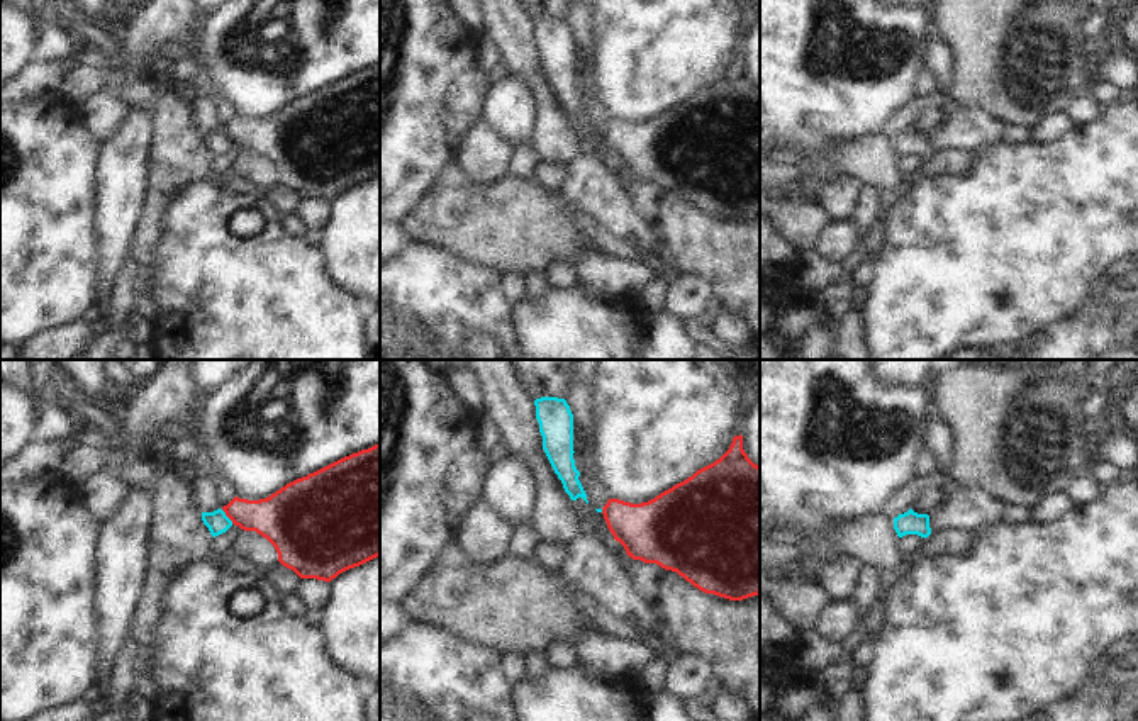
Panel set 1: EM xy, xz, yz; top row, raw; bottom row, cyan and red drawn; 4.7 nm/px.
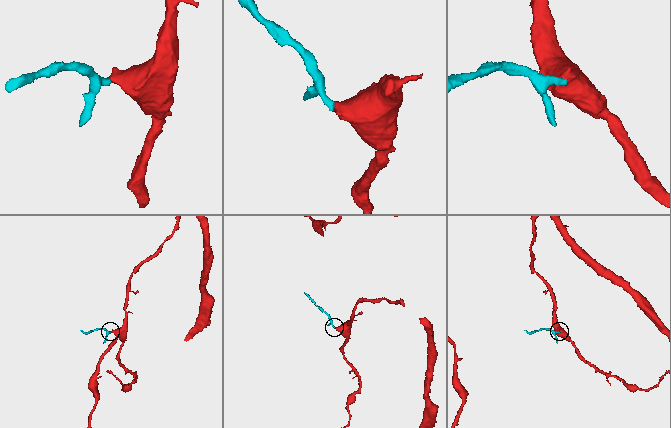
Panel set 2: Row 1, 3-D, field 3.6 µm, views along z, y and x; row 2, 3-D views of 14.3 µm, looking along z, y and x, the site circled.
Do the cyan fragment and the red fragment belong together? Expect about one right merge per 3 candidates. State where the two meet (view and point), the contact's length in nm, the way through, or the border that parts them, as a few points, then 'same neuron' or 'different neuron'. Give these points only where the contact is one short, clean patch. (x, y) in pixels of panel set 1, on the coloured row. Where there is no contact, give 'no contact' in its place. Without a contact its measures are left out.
xy (226, 516) | 90 nm | along xy (221, 509), (233, 523) | different neuron

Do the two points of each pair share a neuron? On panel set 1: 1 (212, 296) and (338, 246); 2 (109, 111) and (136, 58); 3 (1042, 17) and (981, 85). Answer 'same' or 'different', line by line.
1: different
2: same
3: same

